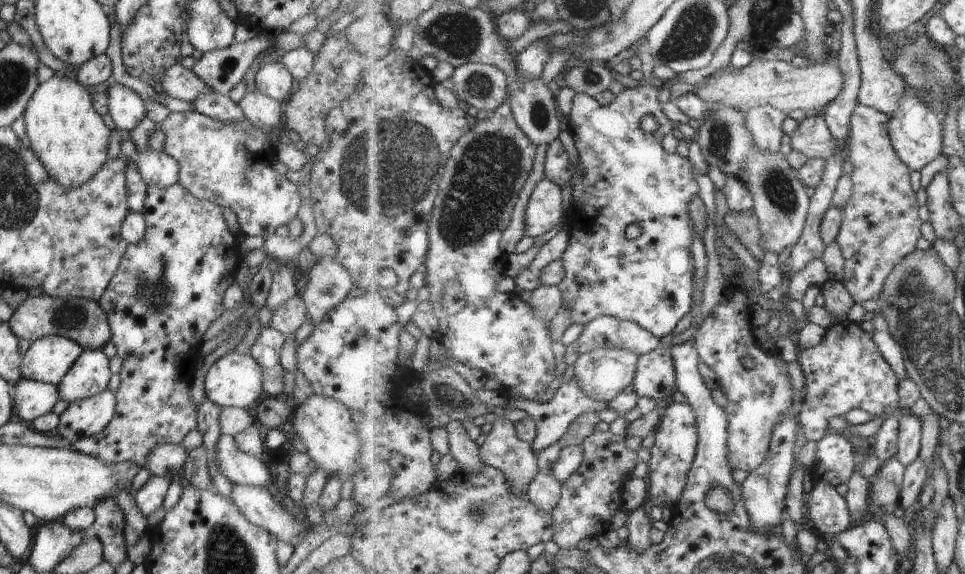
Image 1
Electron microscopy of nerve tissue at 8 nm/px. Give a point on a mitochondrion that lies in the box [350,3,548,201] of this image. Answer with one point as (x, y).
(456, 34)

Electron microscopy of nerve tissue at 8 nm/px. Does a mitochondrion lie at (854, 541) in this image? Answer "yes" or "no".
no

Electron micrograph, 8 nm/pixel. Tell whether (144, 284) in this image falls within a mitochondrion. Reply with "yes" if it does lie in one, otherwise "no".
yes

